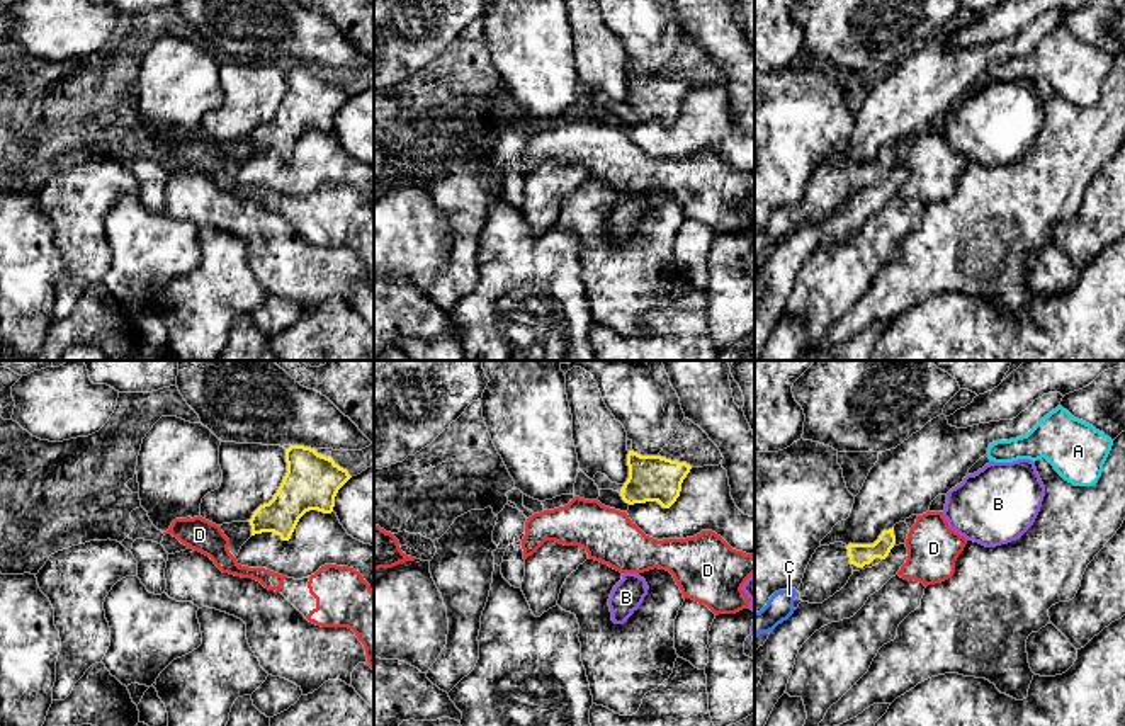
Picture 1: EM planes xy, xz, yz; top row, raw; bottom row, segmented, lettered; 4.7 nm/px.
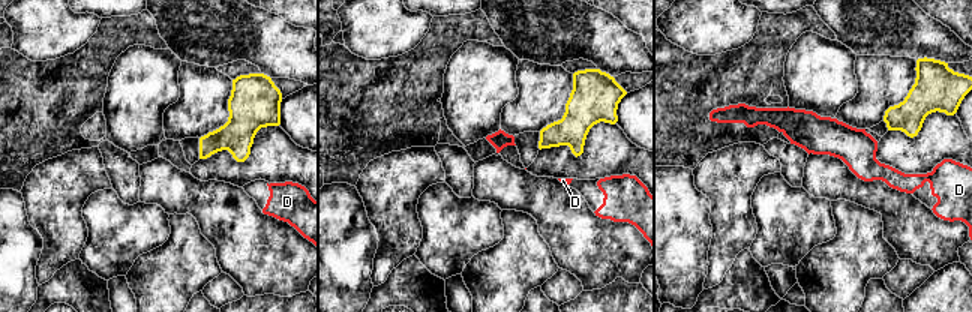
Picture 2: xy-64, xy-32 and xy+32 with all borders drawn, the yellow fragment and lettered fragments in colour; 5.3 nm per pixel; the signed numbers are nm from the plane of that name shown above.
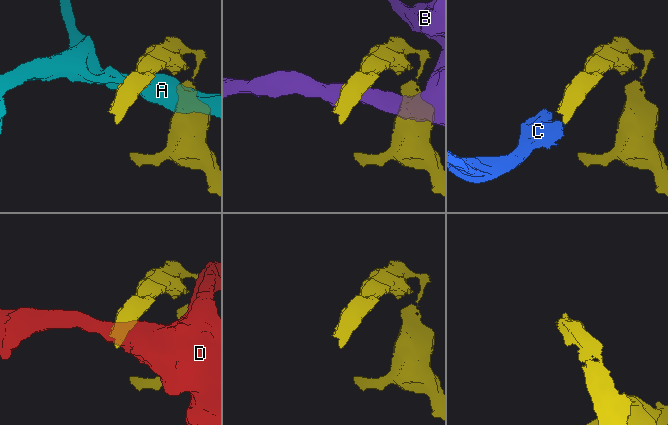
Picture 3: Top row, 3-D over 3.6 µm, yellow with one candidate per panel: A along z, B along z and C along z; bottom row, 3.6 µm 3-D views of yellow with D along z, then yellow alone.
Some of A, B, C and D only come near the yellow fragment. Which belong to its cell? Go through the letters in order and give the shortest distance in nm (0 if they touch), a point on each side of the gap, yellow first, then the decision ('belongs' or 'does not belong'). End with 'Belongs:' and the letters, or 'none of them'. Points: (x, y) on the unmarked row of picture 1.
A: 550 nm | yz (893, 147), (988, 75) | does not belong
B: 240 nm | yz (893, 147), (944, 135) | does not belong
C: 280 nm | yz (850, 182), (794, 208) | belongs
D: 50 nm | xz (629, 123), (624, 131) | does not belong
Belongs: C

